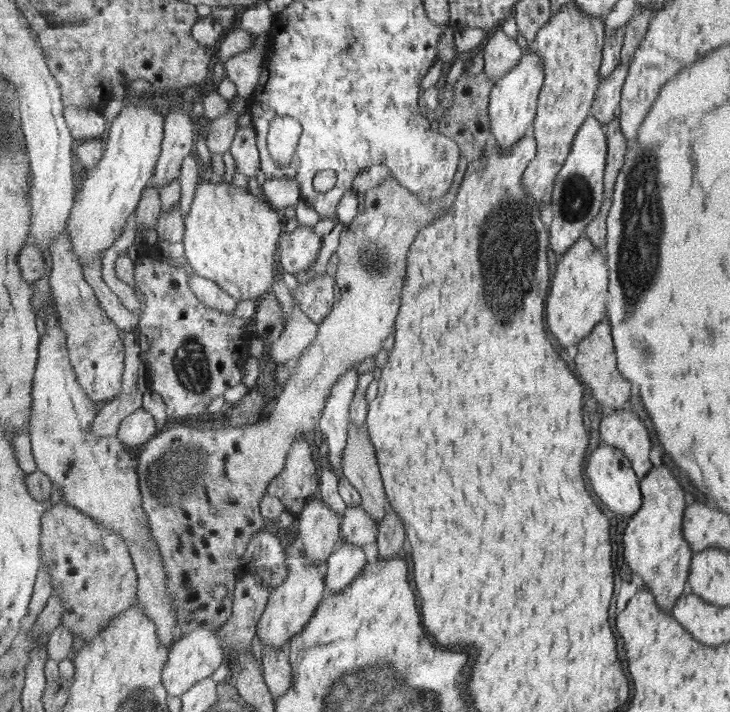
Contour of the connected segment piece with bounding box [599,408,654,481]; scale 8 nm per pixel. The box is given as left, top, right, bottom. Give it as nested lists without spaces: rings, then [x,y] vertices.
[[[617,409],[603,417],[599,425],[602,442],[620,448],[632,462],[635,473],[642,481],[654,468],[649,458],[651,440],[645,424],[629,410]]]

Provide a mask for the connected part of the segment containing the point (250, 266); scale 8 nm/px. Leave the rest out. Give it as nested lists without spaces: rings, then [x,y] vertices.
[[[202,180],[197,186],[191,212],[185,219],[185,236],[183,239],[184,256],[193,272],[209,280],[214,280],[235,300],[257,300],[273,288],[275,282],[275,264],[277,264],[277,246],[280,246],[281,234],[285,233],[284,219],[266,199],[250,194],[247,188],[221,182],[211,183]]]

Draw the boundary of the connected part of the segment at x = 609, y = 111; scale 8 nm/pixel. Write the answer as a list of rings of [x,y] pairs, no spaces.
[[[621,62],[620,66],[609,78],[600,82],[591,114],[602,121],[605,130],[607,129],[607,124],[613,120],[613,116],[617,116],[617,112],[620,110],[623,86],[629,70],[630,68]]]

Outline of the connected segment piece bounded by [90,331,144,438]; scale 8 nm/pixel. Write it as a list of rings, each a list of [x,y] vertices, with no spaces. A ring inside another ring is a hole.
[[[138,331],[125,335],[127,358],[123,378],[123,391],[119,396],[106,401],[97,412],[91,433],[96,438],[117,436],[122,421],[136,410],[144,407],[144,394],[137,391],[137,378],[141,370],[142,350],[138,342]]]

